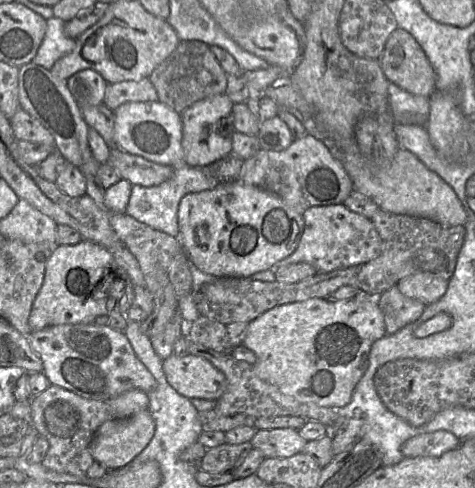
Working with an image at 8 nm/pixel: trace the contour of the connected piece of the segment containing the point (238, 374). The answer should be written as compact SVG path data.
M186 336L187 352L189 355L199 356L208 360L213 366L220 370L226 378L226 389L216 400L213 409L201 412L200 418L205 430L205 425L218 417L234 414L245 414L255 419L259 417L275 416L300 416L306 420L314 420L324 424L329 430L337 428L337 411L329 407L320 407L314 403L301 403L294 397L286 395L276 387L261 380L253 369L253 366L245 361L235 359L230 353L216 352L199 345Z

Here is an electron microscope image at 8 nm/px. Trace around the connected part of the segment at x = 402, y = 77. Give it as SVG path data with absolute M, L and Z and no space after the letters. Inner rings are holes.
M393 31L378 61L388 81L408 93L429 97L436 91L433 66L409 32Z

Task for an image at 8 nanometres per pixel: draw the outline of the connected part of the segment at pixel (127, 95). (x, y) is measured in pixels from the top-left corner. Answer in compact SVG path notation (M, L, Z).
M148 77L141 80L127 80L108 83L104 104L114 111L125 102L150 102L157 100L157 92Z

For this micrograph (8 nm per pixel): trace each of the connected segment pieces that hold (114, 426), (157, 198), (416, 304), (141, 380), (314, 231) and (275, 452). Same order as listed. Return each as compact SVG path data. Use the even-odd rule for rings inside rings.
M148 409L125 419L104 422L94 433L90 451L108 471L124 467L149 444L155 422Z
M180 165L173 170L173 175L167 181L150 187L141 185L132 185L131 194L125 214L136 220L159 230L165 234L178 238L179 227L177 219L177 210L181 199L188 193L196 193L214 188L219 182L209 178L202 167L192 167L189 165ZM140 201L148 203L147 210L140 210L138 204Z
M397 285L382 293L378 297L378 304L384 316L387 334L417 321L426 307L421 301L403 295Z
M94 322L55 325L32 332L28 338L32 350L42 361L42 372L50 384L85 399L106 400L133 389L149 393L155 387L153 376L135 355L124 332L107 325Z
M343 203L312 206L302 215L304 230L296 249L271 269L295 263L308 263L318 273L330 272L368 262L381 252L382 241L370 218L351 211Z
M277 428L257 430L250 443L265 458L288 458L302 452L307 441L299 430Z

